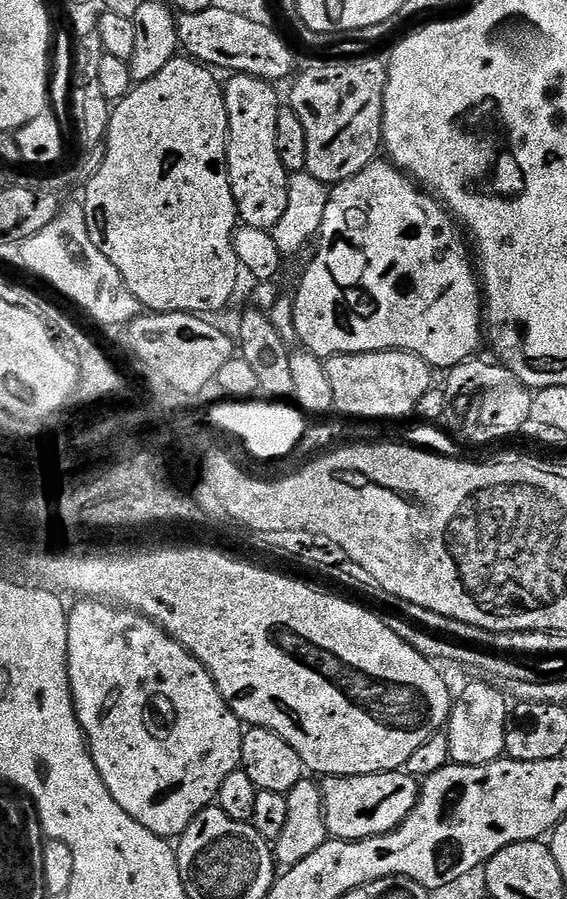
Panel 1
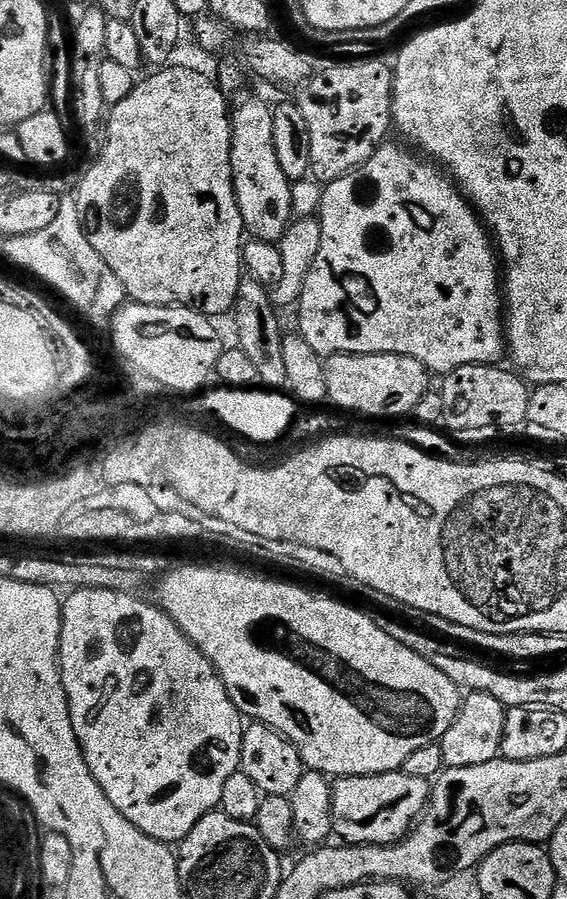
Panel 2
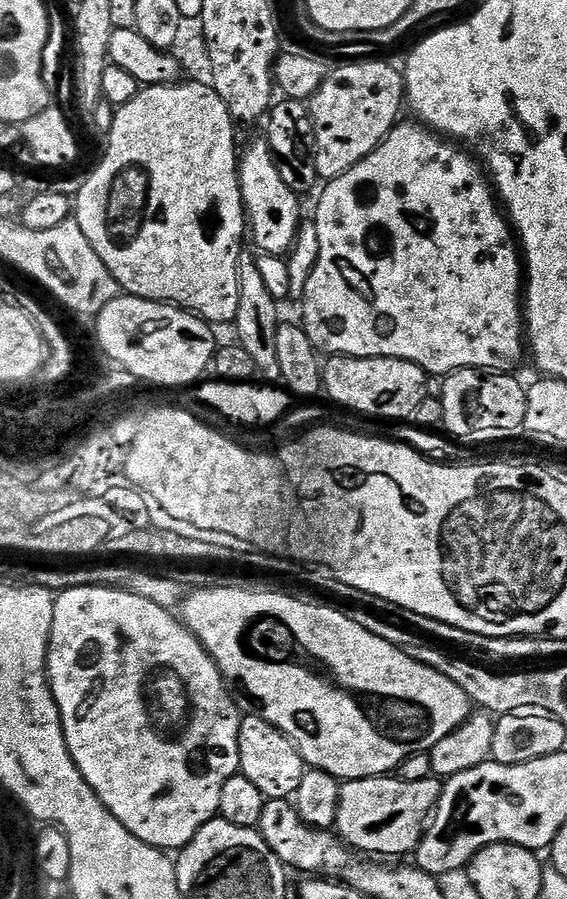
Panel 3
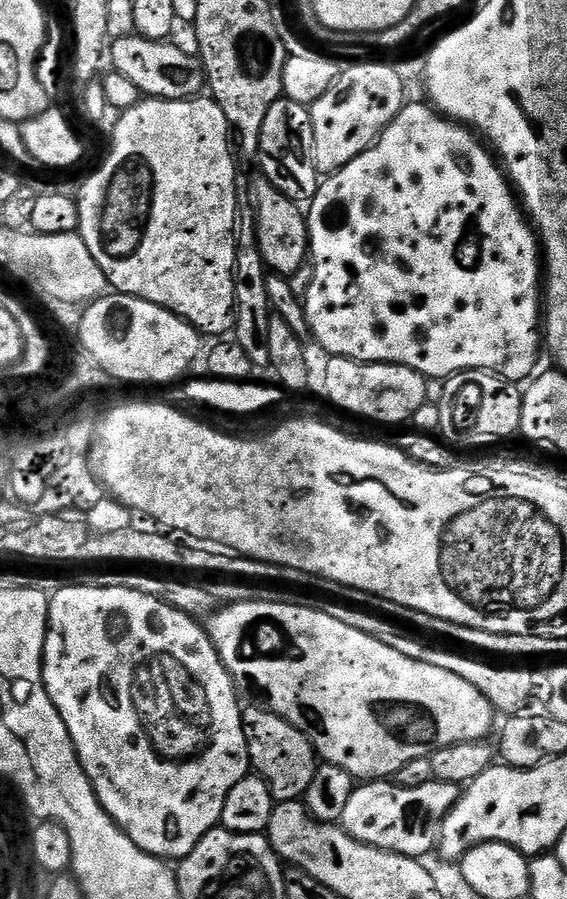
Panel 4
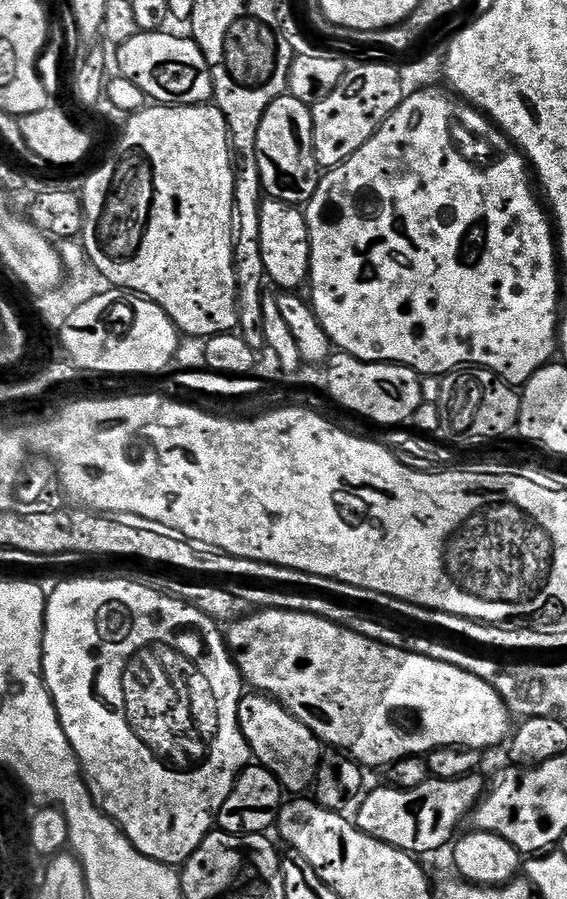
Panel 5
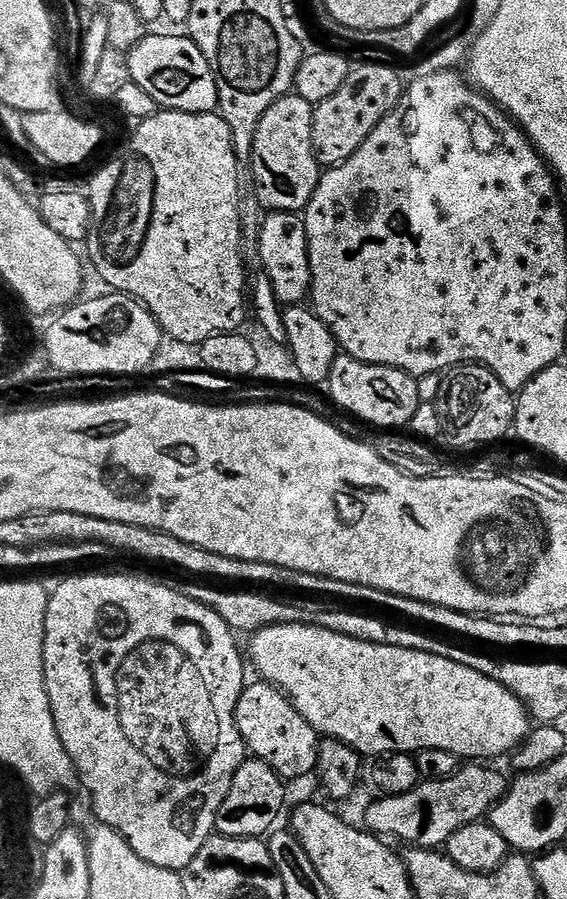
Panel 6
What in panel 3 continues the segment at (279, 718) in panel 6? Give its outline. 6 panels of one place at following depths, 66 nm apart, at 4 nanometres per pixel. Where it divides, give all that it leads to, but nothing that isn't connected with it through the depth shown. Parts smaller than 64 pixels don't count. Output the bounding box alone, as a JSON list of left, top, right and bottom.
[238,714,306,800]

